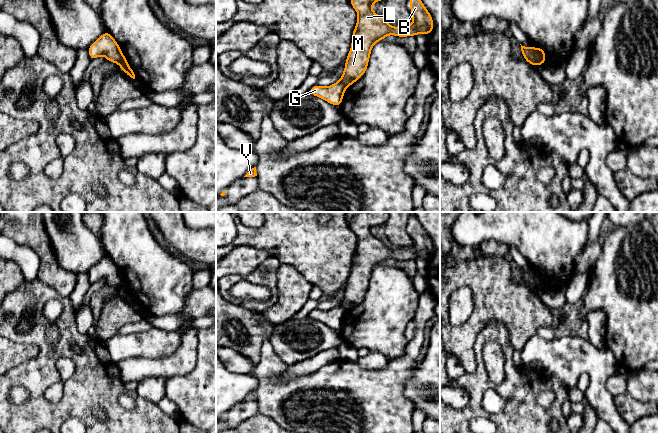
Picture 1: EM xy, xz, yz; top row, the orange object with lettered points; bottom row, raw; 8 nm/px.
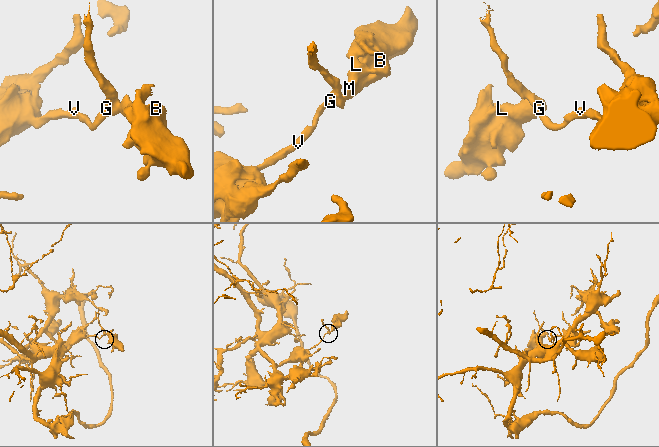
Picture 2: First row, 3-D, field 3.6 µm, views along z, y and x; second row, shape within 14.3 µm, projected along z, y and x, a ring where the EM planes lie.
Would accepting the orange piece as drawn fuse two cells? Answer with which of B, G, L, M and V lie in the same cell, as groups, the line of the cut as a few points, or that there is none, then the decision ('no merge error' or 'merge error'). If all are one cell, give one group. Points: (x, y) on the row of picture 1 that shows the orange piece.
B L M / G V | yz (533, 48), (536, 61), (539, 64) | merge error

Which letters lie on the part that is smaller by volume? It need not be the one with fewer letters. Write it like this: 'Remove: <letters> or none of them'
Remove: B, L, M

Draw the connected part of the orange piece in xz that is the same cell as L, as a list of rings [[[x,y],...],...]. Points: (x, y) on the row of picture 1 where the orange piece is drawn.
[[[350,0],[351,6],[358,12],[358,20],[352,34],[352,45],[345,62],[344,73],[340,76],[340,82],[342,82],[346,88],[356,82],[366,72],[371,49],[376,42],[383,40],[390,34],[397,37],[408,37],[423,33],[429,36],[433,30],[433,19],[421,0],[410,0],[409,10],[413,15],[413,24],[399,27],[390,26],[387,20],[380,17],[372,10],[371,5],[378,1],[381,0]]]

